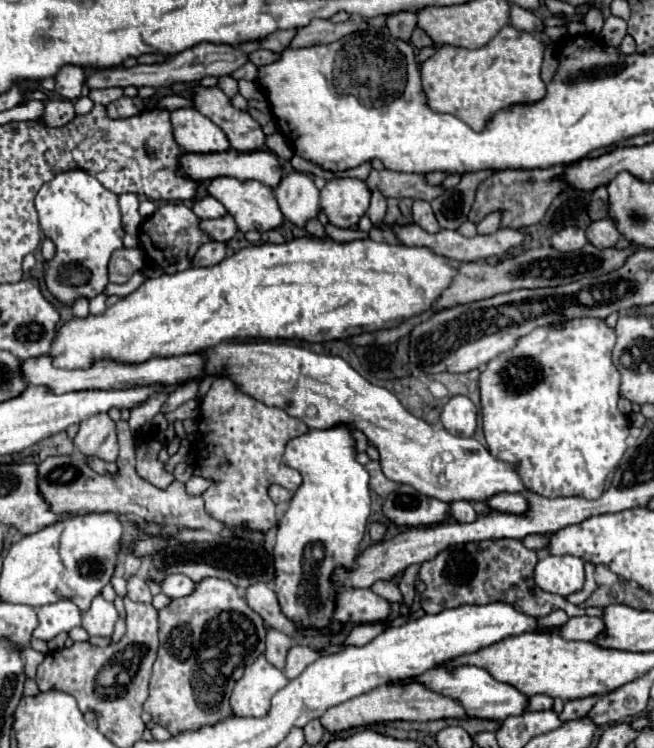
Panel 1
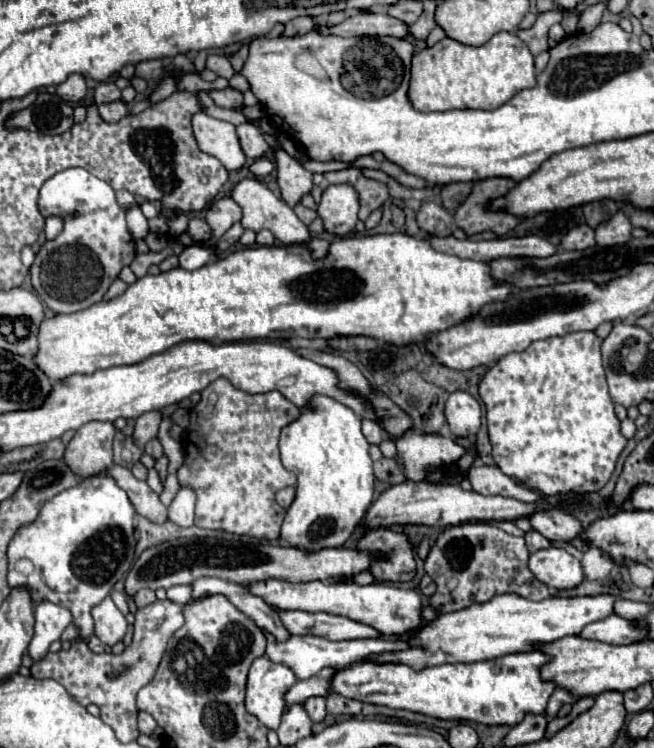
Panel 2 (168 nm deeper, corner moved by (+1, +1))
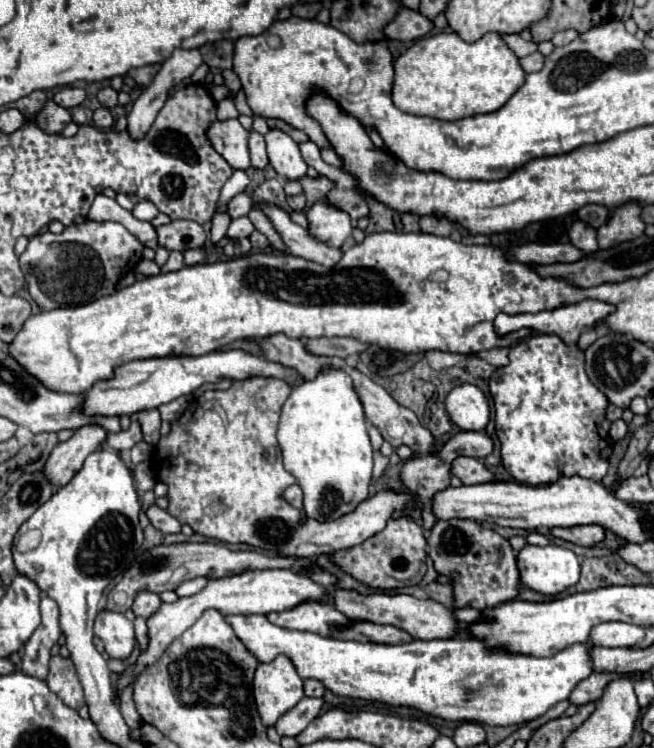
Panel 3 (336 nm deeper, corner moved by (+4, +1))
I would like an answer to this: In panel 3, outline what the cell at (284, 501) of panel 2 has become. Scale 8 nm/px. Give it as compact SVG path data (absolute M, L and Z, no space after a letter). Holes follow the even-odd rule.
M290 485L290 487L284 491L284 497L286 497L286 501L288 501L292 507L302 509L302 489L300 489L300 485Z

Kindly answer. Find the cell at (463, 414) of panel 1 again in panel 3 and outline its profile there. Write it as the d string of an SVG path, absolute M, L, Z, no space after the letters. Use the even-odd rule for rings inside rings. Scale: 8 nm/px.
M462 383L448 393L446 411L464 431L482 431L490 421L488 397L482 389L470 383Z

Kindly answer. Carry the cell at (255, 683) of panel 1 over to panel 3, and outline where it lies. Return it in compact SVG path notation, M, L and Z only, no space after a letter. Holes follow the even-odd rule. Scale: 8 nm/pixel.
M286 655L272 663L260 663L254 675L254 701L262 723L274 725L304 697L304 681Z

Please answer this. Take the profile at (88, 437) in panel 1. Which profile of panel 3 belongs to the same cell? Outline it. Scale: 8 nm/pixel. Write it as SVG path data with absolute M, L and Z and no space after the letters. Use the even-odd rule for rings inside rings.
M84 425L80 429L74 431L74 435L64 441L58 443L58 447L54 447L54 451L50 453L46 465L44 465L44 475L46 479L50 479L50 483L54 483L54 487L64 487L74 473L78 473L82 469L84 459L102 449L100 443L104 441L106 431L100 425Z

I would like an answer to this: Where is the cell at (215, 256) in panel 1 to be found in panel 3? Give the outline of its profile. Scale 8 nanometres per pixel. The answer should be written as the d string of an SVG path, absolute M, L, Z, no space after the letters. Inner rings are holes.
M238 217L238 219L234 219L234 221L230 223L226 235L228 235L230 239L242 239L242 237L250 237L250 233L252 233L254 229L256 229L256 227L250 223L248 217Z

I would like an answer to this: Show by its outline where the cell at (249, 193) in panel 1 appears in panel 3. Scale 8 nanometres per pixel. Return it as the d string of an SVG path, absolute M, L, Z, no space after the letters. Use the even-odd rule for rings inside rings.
M260 203L260 207L270 217L270 221L274 223L276 231L280 233L282 241L286 243L286 247L292 255L302 257L306 261L320 263L324 267L334 267L334 263L338 263L338 259L342 257L344 249L328 247L326 243L312 239L304 227L292 223L292 219L286 211L282 211L274 205L268 205L268 203Z

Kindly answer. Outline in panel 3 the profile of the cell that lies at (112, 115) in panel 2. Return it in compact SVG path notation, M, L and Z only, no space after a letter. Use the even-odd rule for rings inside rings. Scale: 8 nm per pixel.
M96 109L94 111L94 125L96 127L100 127L100 129L110 129L112 125L114 125L114 119L112 119L112 115L110 115L110 111L108 109Z

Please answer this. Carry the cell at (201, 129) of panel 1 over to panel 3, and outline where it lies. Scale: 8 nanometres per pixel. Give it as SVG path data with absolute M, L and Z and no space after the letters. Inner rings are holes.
M238 119L214 121L208 137L214 149L234 167L234 169L248 169L250 167L250 153L248 153L248 137L250 133L240 125Z

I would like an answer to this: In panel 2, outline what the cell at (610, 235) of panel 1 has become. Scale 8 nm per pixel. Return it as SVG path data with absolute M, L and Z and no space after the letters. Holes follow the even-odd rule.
M623 211L615 213L609 221L595 227L595 239L599 247L613 247L631 239L631 223Z

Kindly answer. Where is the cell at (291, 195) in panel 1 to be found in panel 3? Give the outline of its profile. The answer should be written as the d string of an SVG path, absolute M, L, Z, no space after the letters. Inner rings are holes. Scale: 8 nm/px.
M270 129L266 133L268 157L270 165L276 169L278 175L286 175L288 179L300 179L306 175L306 163L300 155L298 143L280 129Z

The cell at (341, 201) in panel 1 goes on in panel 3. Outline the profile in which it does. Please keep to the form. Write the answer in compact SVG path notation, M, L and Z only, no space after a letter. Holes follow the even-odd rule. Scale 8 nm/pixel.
M326 201L314 203L308 209L306 217L310 235L330 247L342 247L342 243L352 235L352 223L348 213L328 205Z

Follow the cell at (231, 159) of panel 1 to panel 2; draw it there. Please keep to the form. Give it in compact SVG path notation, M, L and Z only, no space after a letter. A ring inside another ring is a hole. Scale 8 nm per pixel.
M259 157L259 159L255 159L255 161L249 165L249 171L251 171L253 175L257 175L257 177L265 177L265 175L269 175L269 173L273 171L273 163L271 163L267 157Z

